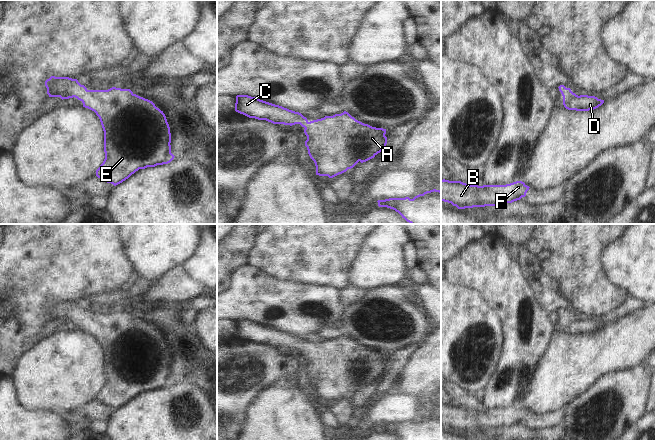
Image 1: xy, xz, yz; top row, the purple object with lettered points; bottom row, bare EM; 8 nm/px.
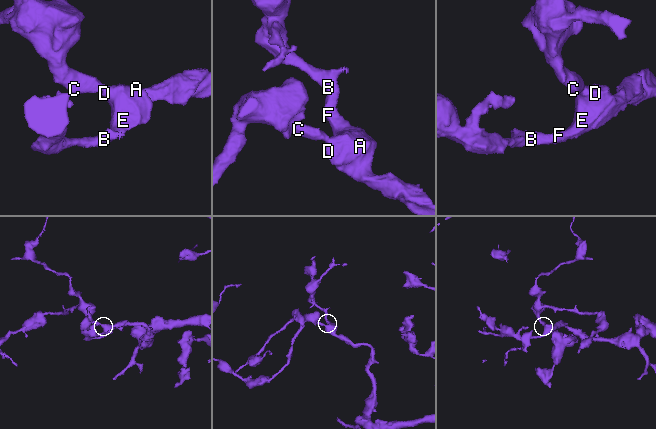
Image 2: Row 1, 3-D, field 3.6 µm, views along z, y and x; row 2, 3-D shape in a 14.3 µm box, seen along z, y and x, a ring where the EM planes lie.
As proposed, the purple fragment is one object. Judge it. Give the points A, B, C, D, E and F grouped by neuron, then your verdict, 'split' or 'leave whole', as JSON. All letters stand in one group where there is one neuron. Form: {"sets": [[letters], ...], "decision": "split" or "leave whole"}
{"sets": [["A", "B", "C", "D", "E", "F"]], "decision": "leave whole"}

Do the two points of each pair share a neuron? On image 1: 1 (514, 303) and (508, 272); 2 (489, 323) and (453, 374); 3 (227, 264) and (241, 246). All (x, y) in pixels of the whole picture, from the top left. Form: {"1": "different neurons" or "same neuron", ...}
{"1": "same neuron", "2": "same neuron", "3": "same neuron"}

